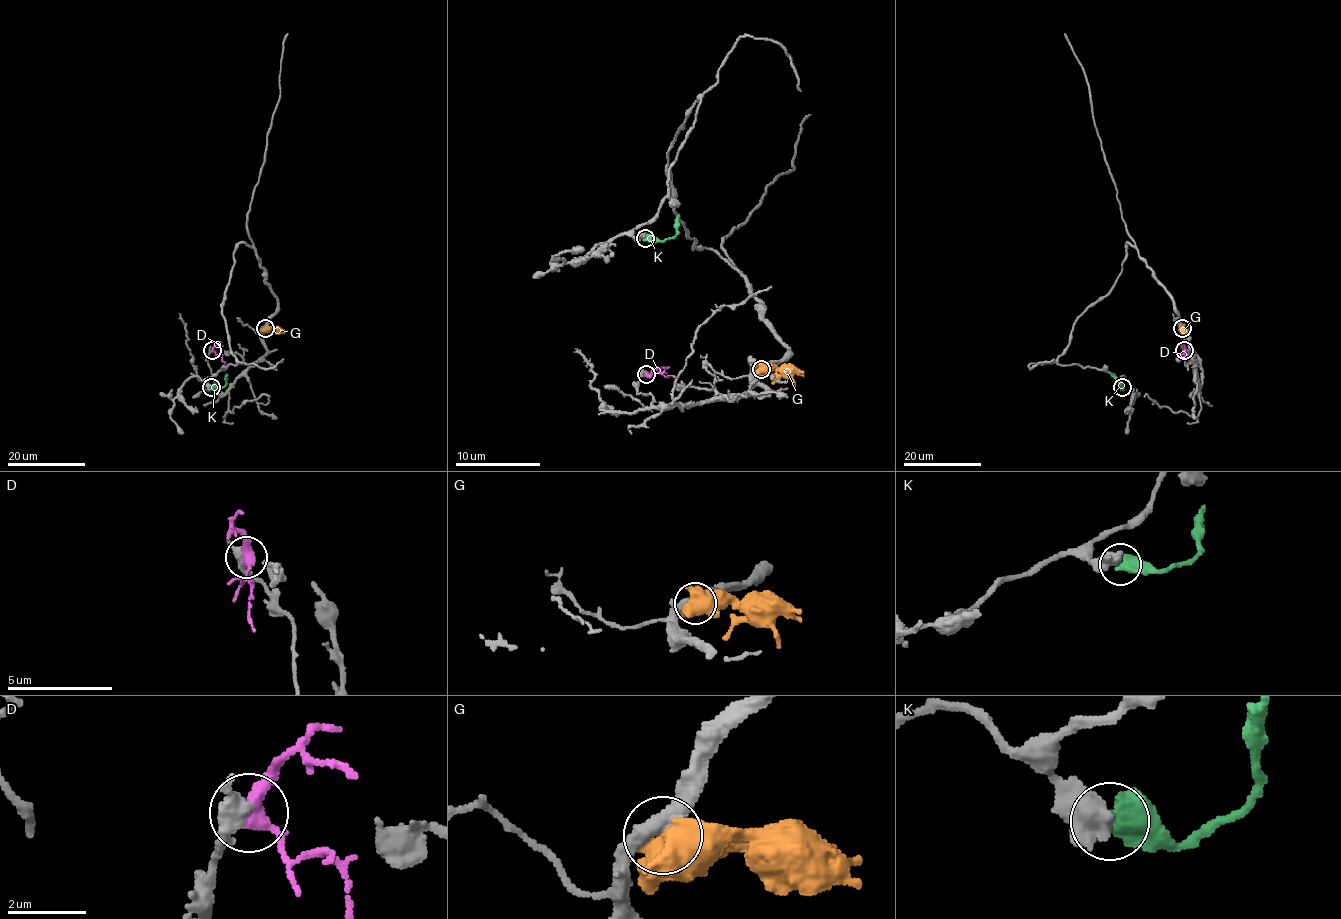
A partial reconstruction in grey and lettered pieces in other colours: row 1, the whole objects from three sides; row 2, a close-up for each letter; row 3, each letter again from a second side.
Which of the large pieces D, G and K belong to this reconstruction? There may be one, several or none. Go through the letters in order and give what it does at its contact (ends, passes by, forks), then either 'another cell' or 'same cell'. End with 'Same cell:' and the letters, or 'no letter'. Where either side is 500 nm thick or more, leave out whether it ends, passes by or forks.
D: it passes by | another cell
G: another cell
K: another cell
Same cell: no letter

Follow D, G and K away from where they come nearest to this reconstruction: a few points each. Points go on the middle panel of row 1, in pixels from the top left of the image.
D: (646, 375), (656, 372), (675, 377)
G: (760, 368), (790, 368), (803, 372)
K: (646, 239), (671, 239), (679, 213)

